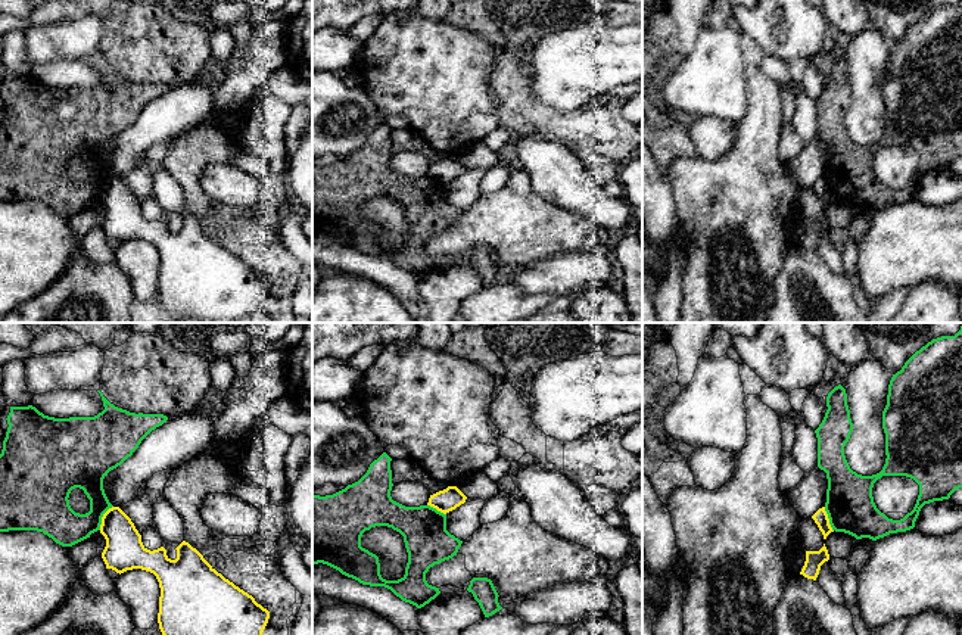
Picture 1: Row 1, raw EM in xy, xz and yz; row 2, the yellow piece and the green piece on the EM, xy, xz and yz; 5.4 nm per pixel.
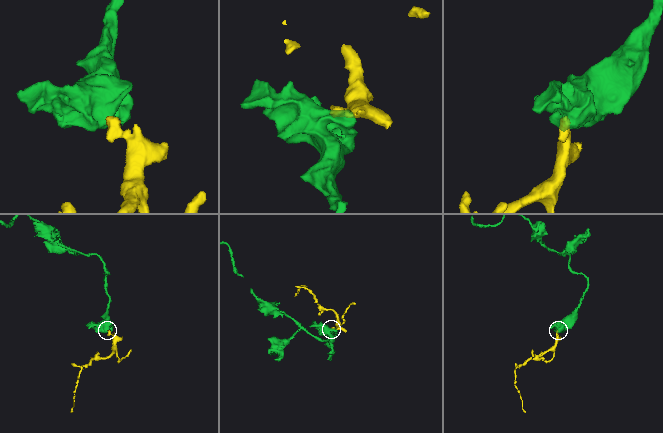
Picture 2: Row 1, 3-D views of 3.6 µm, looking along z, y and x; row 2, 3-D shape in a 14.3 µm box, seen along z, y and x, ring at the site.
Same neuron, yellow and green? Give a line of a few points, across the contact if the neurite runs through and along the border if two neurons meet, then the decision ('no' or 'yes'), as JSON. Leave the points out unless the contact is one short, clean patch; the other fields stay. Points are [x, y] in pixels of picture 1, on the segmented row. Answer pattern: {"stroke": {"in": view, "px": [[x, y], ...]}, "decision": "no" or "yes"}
{"stroke": {"in": "xy", "px": [[112, 506], [103, 514], [99, 529]]}, "decision": "no"}

